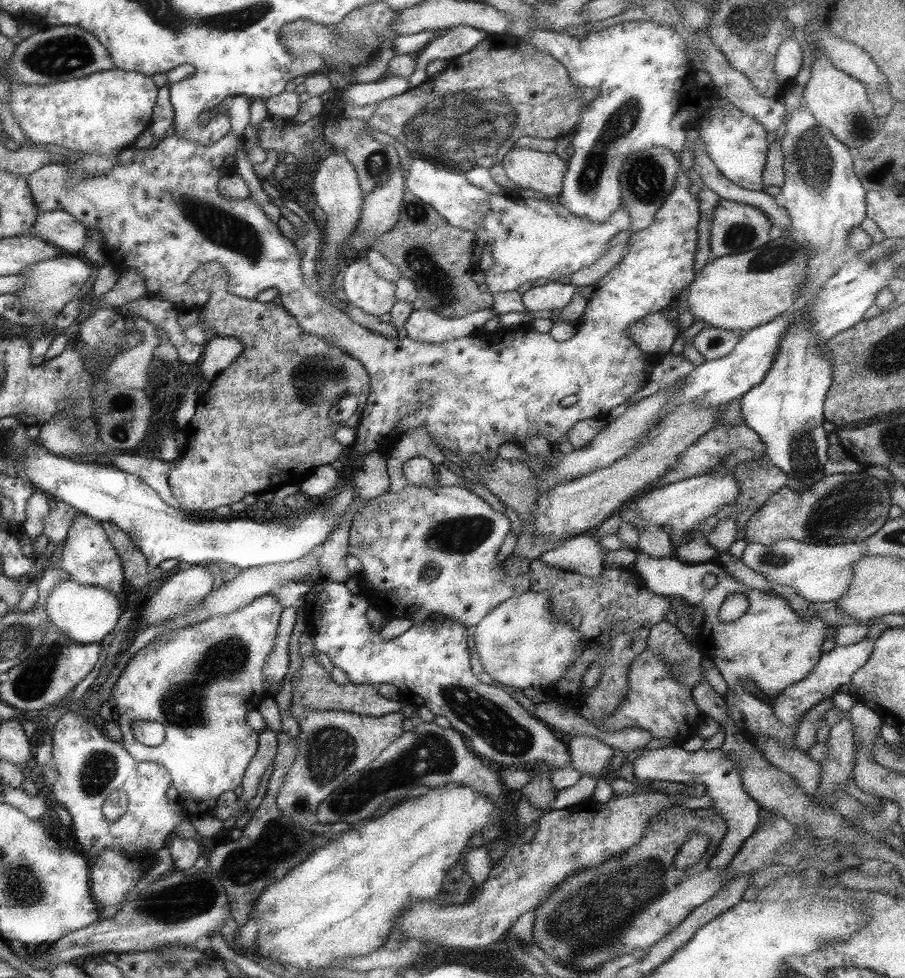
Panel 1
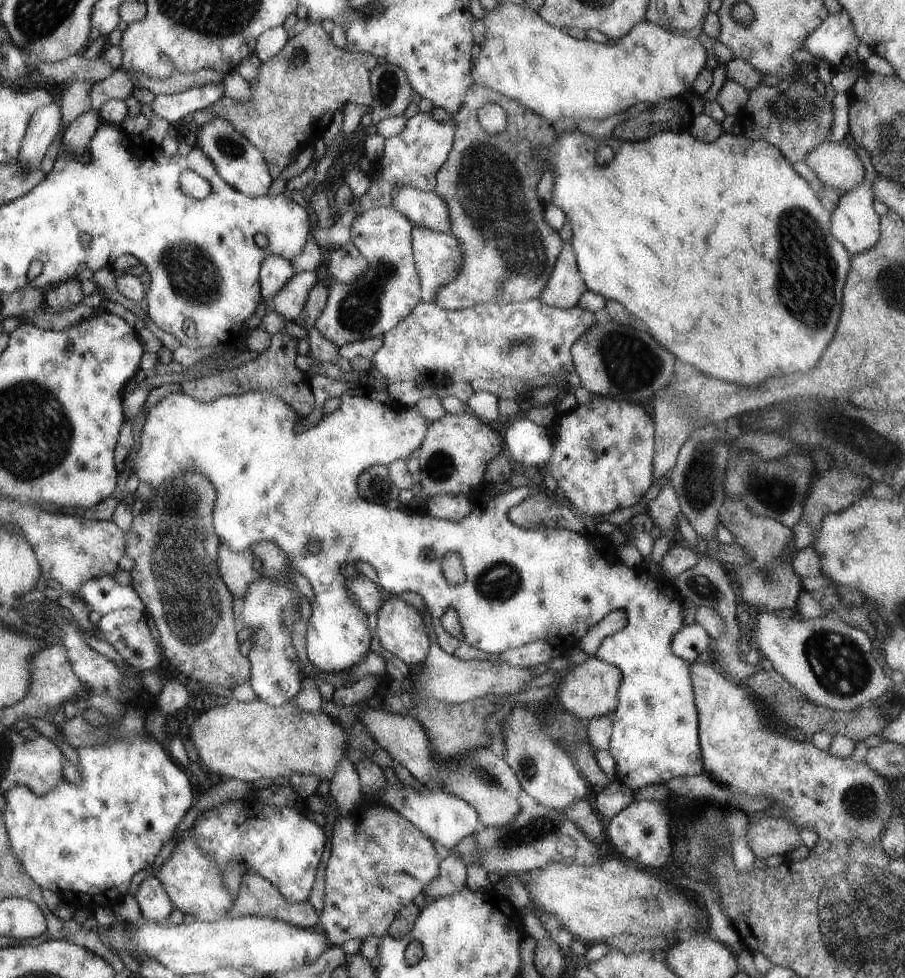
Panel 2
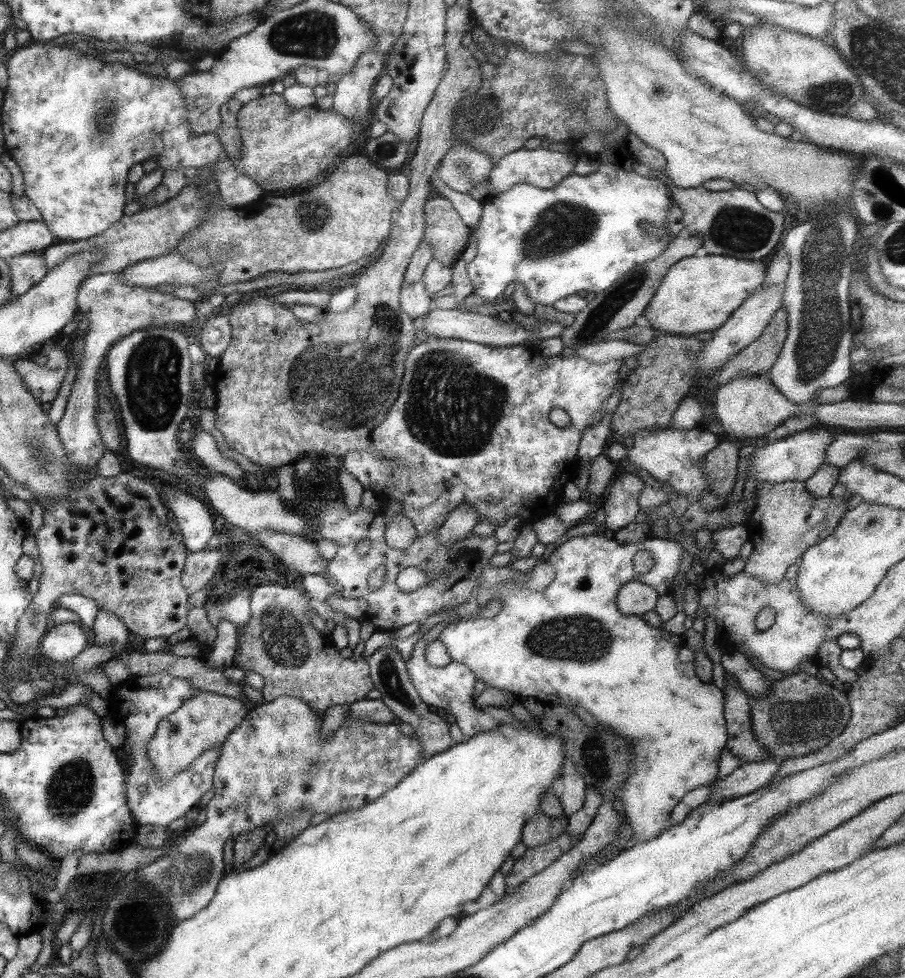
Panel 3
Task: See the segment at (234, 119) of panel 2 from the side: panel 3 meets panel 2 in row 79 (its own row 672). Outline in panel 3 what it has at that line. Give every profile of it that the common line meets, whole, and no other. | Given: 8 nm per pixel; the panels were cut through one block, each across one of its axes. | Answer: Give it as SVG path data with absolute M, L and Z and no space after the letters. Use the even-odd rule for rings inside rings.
M268 584L268 586L254 587L251 597L250 621L238 629L238 652L233 662L236 662L234 666L238 668L257 672L262 676L264 688L259 690L262 693L262 702L272 702L281 697L293 697L306 702L314 712L318 712L316 716L320 720L330 706L365 700L368 698L368 693L375 690L369 674L367 658L362 656L360 659L352 660L342 657L340 650L329 643L325 635L313 628L308 620L308 596L304 592L296 588Z

